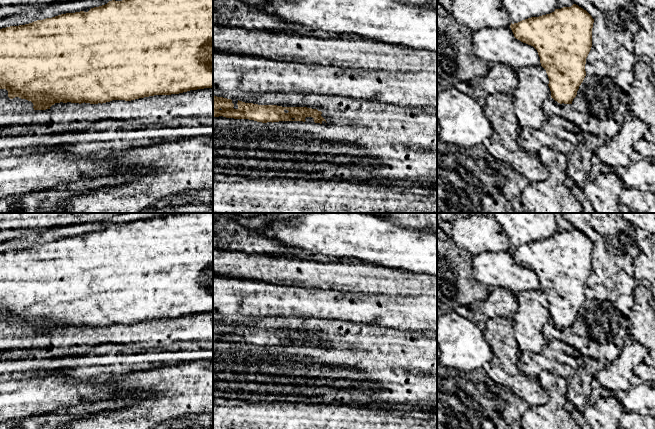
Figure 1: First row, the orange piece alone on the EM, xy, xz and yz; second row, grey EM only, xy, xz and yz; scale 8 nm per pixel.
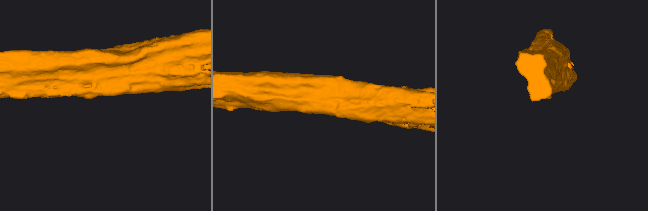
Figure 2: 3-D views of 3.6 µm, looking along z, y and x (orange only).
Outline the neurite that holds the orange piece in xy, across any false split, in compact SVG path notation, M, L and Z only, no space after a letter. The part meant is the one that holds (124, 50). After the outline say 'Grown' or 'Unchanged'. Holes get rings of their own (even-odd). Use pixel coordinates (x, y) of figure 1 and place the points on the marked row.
M122 0L122 1L109 1L107 4L91 8L88 12L80 11L75 13L61 14L52 18L37 20L29 24L10 26L0 29L0 89L8 91L8 97L13 99L19 97L26 99L33 103L34 110L50 109L55 103L106 103L112 100L125 100L131 101L139 98L154 96L154 95L171 95L187 92L190 90L212 88L213 87L213 0Z. Unchanged

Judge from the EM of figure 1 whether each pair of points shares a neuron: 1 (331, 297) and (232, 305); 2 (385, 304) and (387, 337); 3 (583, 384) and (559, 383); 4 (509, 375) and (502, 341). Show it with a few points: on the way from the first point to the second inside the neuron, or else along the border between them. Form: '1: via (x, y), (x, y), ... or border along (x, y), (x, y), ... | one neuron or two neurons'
1: via (306, 300), (257, 300) | one neuron
2: border along (363, 323), (409, 332) | two neurons
3: border along (568, 380), (566, 399) | two neurons
4: via (504, 367), (504, 349) | one neuron

